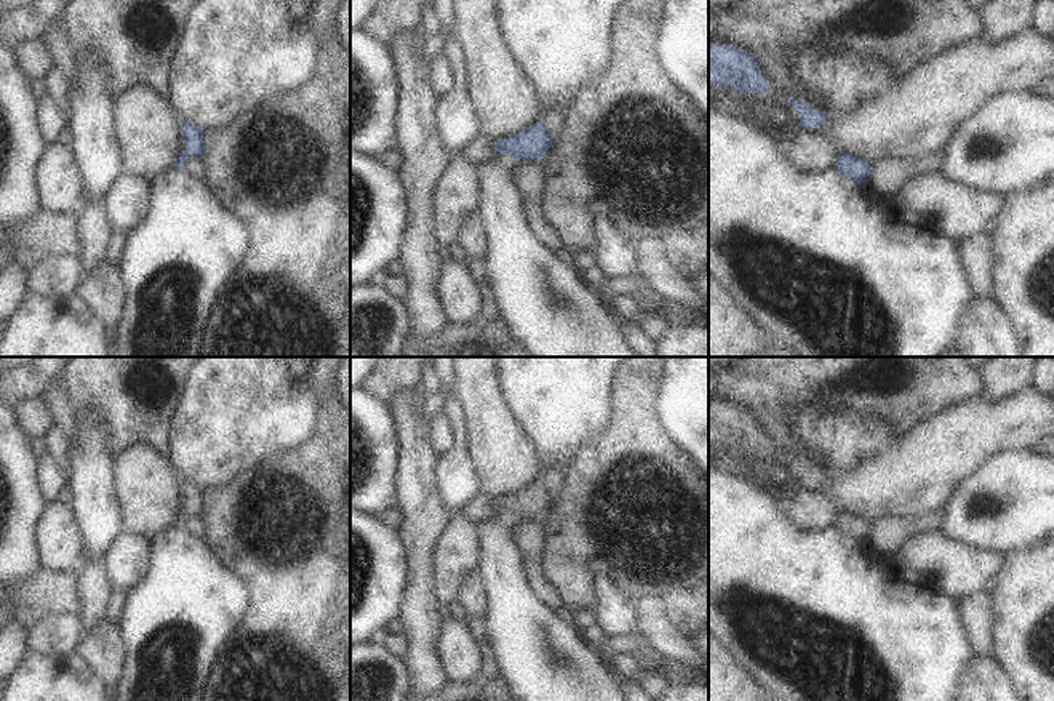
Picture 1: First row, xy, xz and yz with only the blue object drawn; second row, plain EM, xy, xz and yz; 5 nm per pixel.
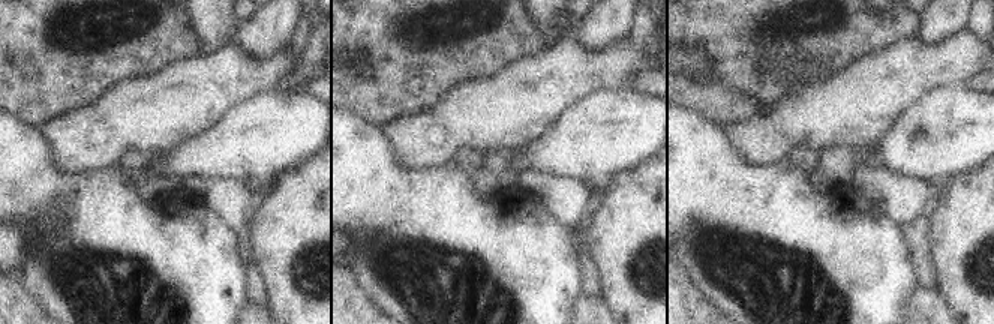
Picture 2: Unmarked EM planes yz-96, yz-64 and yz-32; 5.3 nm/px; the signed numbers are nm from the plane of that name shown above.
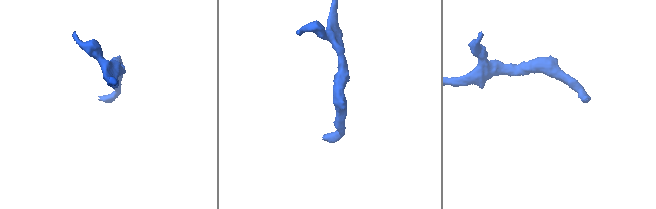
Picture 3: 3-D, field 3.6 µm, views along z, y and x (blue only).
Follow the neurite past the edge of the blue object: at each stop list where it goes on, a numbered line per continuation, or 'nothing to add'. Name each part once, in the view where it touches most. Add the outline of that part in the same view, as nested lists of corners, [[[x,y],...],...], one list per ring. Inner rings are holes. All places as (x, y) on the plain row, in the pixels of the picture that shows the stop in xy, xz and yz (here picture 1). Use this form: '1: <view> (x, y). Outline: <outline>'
1: xz (482, 509). Outline: [[[481,495],[472,504],[469,504],[461,514],[469,515],[470,519],[480,523],[485,523],[486,520],[493,519],[494,514],[493,499],[486,495]]]

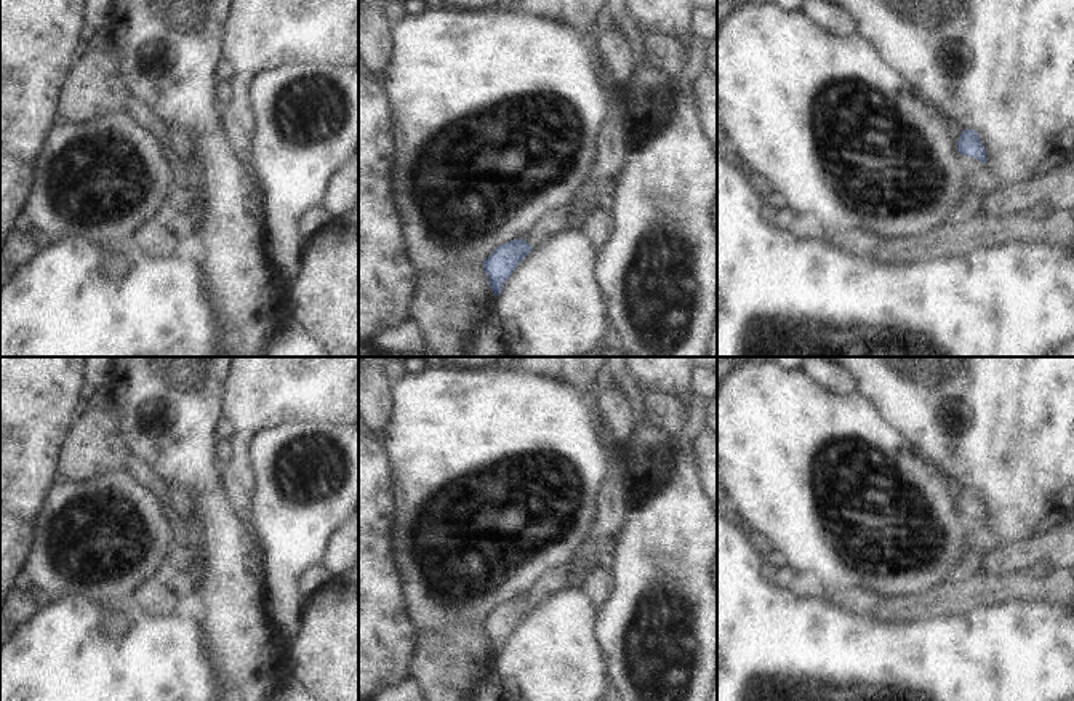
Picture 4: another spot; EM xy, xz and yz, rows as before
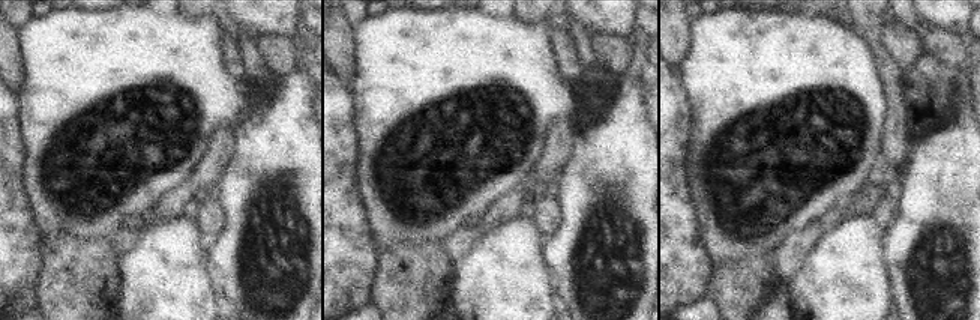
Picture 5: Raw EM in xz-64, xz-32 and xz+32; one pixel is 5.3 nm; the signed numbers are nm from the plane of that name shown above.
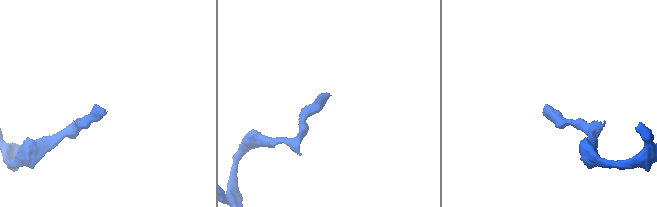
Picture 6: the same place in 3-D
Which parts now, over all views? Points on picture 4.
1: xz (554, 580). Outline: [[[568,563],[557,565],[555,568],[541,575],[528,589],[525,600],[536,607],[555,592],[568,586]]]

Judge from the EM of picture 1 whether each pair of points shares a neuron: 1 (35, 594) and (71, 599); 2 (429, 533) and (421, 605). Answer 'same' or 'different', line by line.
1: same
2: same

